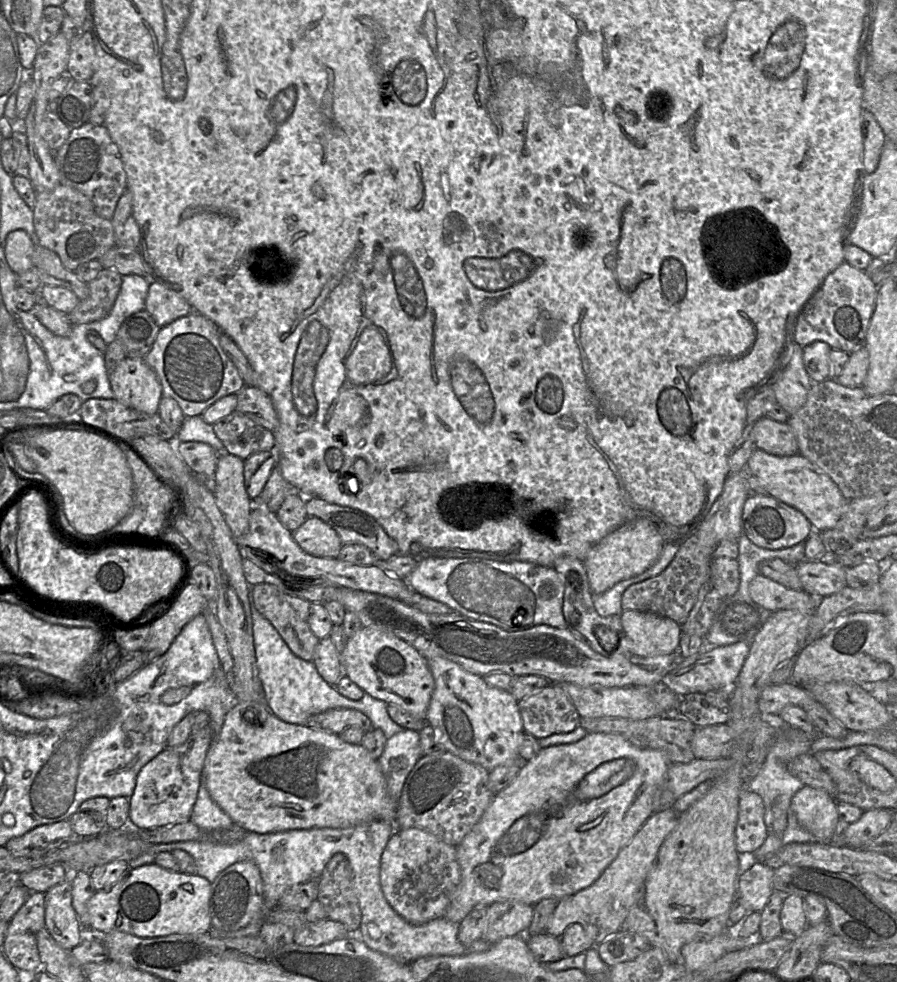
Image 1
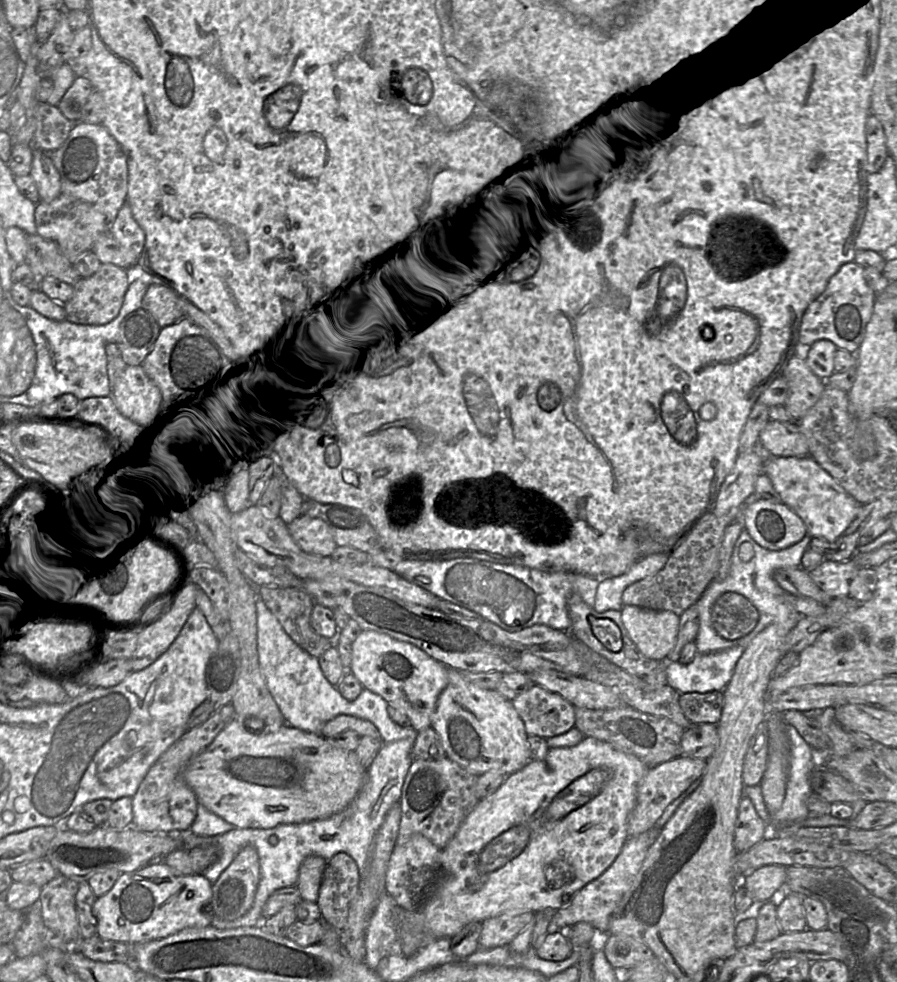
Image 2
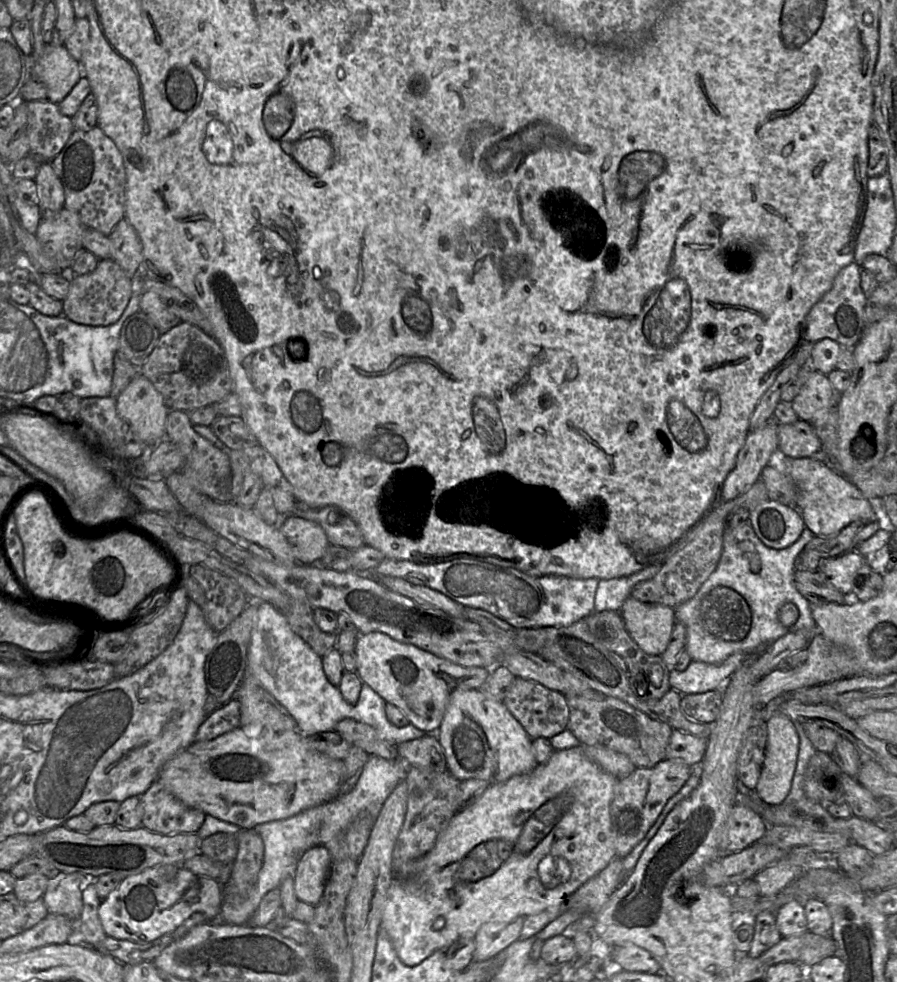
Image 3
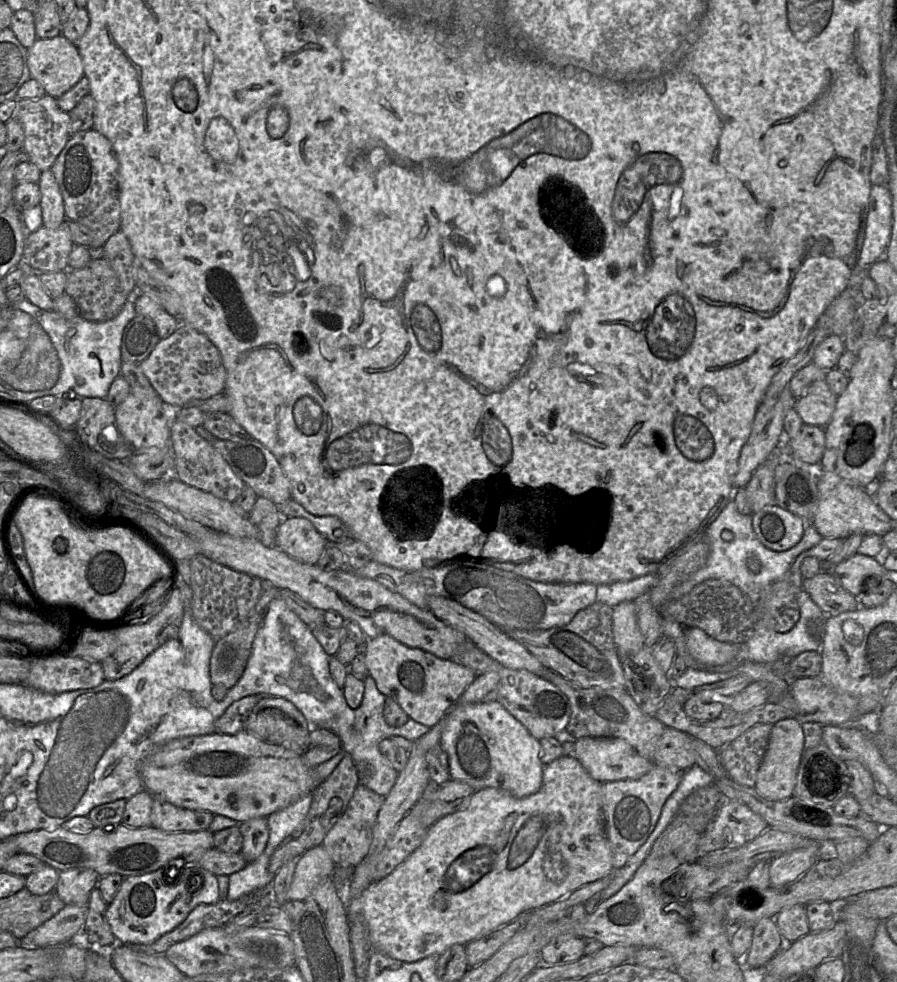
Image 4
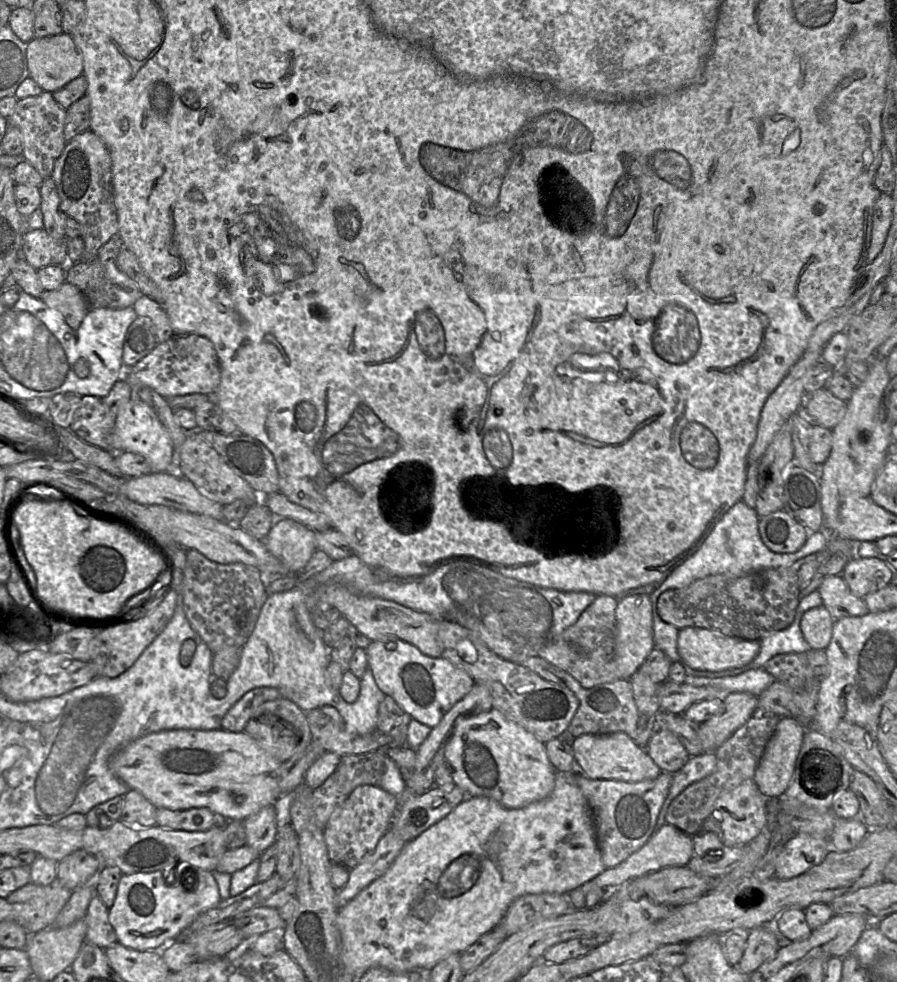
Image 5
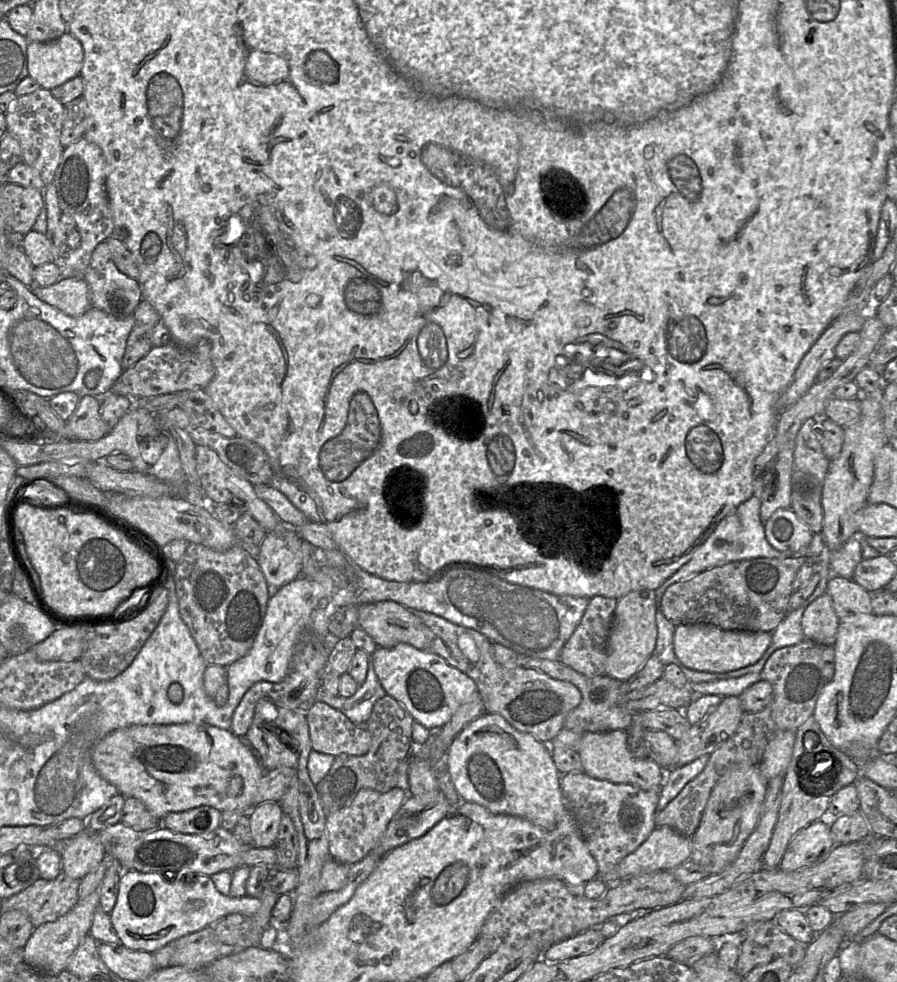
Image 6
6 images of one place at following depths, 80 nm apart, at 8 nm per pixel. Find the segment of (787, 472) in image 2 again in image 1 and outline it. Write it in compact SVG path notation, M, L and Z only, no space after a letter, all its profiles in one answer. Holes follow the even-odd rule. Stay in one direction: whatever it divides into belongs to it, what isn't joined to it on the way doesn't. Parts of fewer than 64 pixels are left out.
M755 448L747 461L746 470L759 479L768 495L799 510L810 521L814 531L820 533L835 527L847 503L834 481L798 453L778 456Z

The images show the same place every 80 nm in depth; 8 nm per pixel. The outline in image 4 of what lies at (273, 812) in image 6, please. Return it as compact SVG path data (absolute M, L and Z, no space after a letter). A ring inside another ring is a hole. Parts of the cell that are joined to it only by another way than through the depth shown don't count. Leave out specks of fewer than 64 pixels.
M260 817L248 820L239 825L243 837L240 853L248 863L255 861L264 852L268 839L269 829L267 818Z

